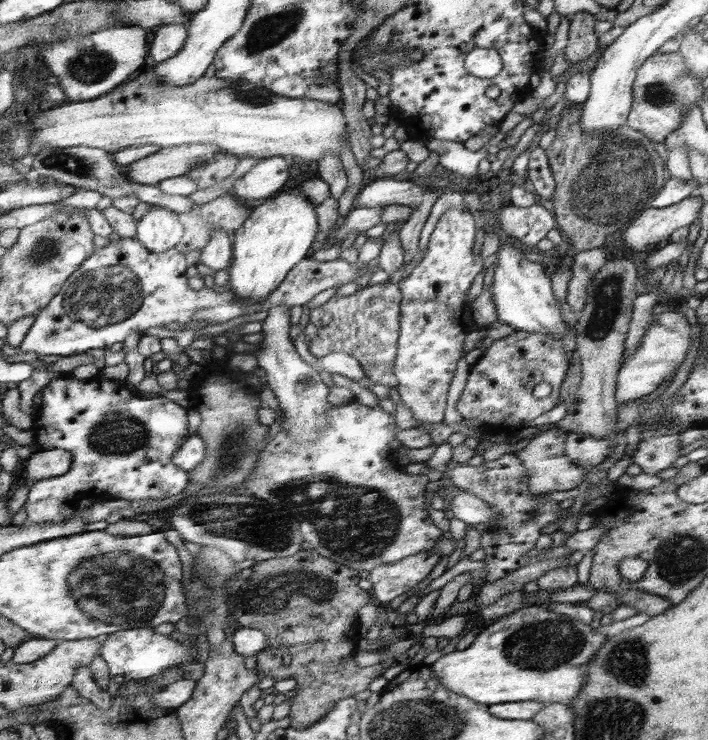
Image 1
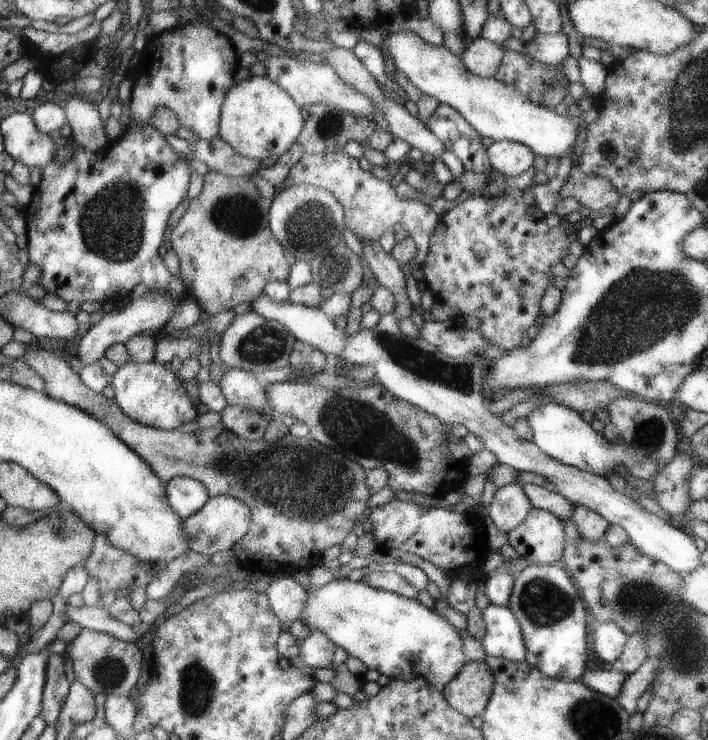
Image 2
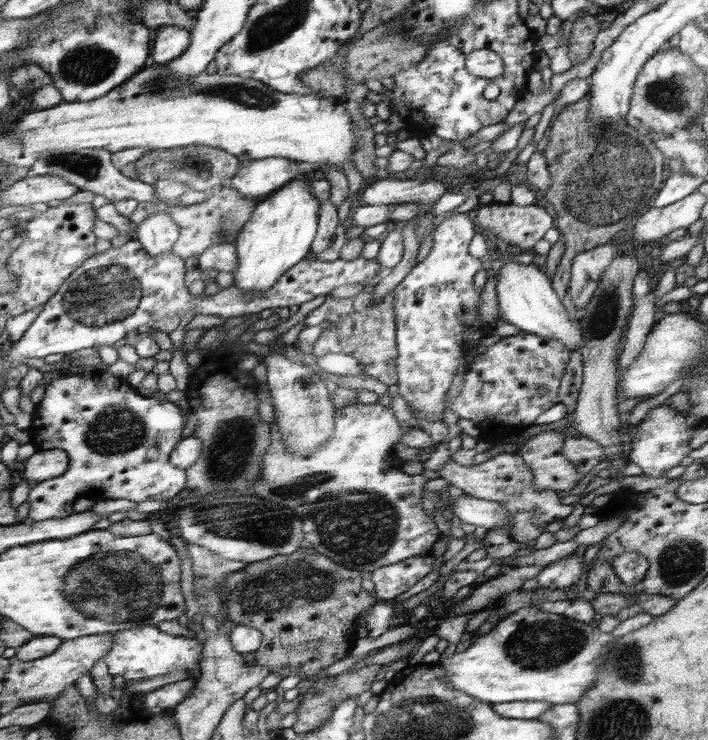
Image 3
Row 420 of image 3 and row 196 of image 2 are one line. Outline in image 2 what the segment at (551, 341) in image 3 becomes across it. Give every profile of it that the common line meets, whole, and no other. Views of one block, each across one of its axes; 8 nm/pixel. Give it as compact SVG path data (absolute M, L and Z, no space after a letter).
M530 167L522 175L509 177L492 170L478 192L470 192L471 198L439 216L428 254L418 271L435 299L456 306L460 315L478 318L478 334L501 350L521 347L522 334L539 324L543 314L540 304L554 279L551 267L562 262L562 258L569 254L570 244L578 240L578 230L565 232L562 227L550 227L544 222L544 214L536 206L532 192L534 172L534 167Z

